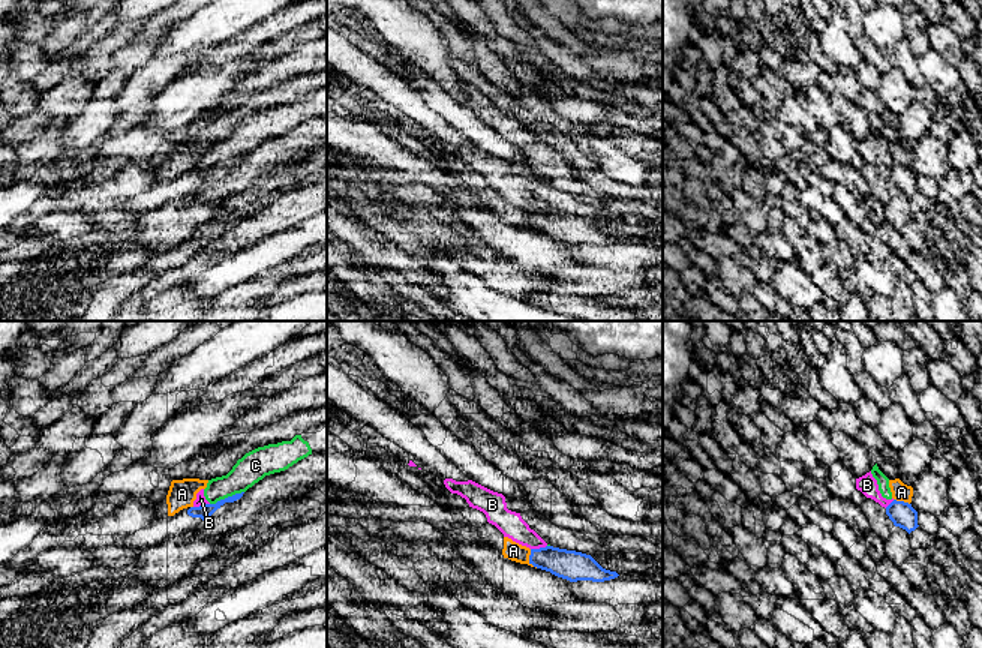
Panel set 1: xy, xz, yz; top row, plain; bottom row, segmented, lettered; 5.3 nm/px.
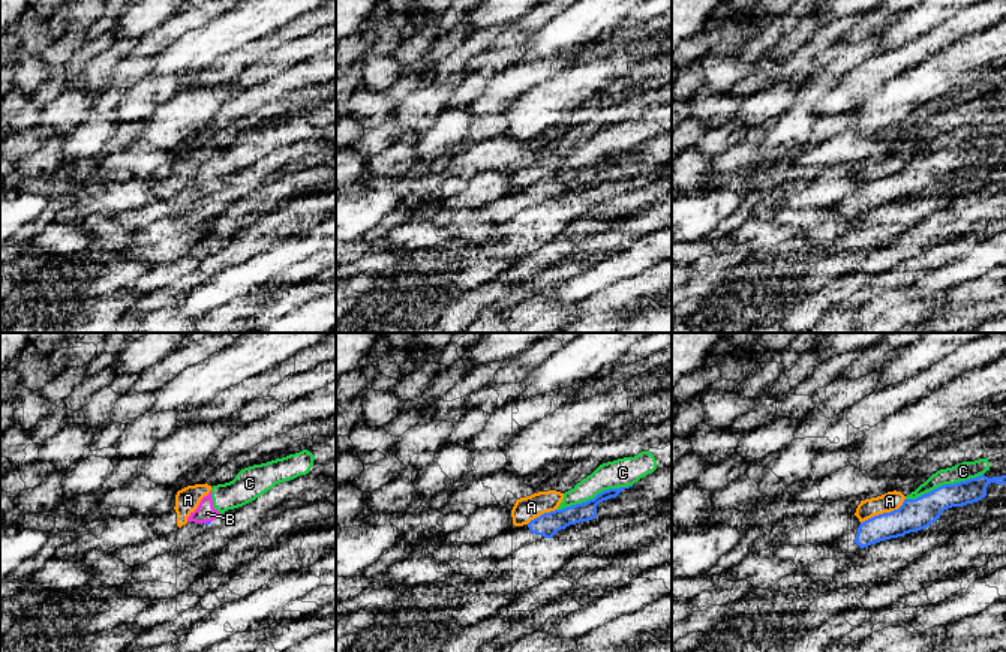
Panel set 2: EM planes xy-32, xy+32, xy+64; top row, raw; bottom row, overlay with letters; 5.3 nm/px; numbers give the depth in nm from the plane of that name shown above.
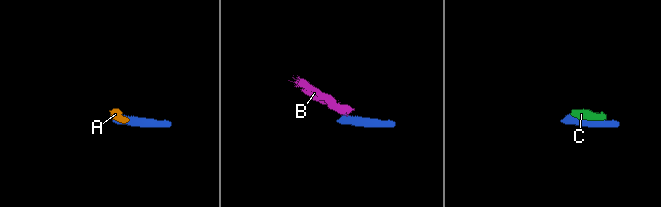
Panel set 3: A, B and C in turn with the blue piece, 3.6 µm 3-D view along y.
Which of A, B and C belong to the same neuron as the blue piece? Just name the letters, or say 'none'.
none

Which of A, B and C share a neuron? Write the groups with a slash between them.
A / B C

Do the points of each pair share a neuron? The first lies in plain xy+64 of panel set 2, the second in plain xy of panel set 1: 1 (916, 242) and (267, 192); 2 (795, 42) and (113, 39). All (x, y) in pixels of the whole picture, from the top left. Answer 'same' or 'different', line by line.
1: same
2: different

